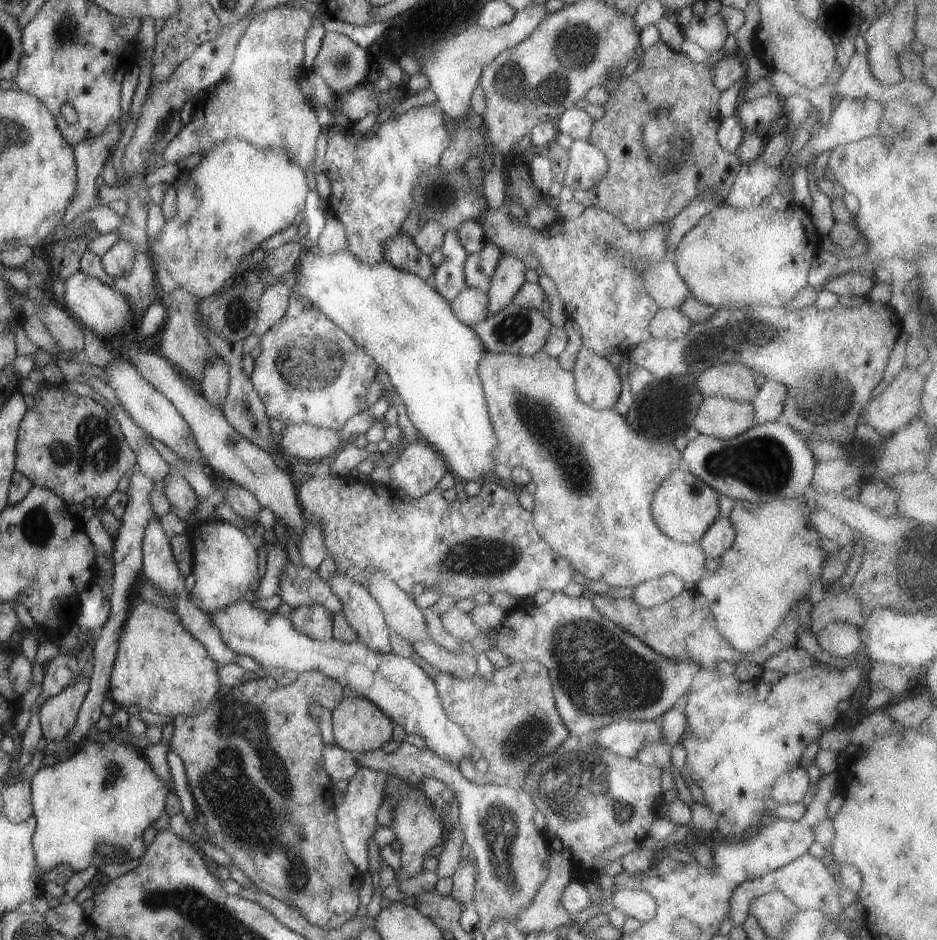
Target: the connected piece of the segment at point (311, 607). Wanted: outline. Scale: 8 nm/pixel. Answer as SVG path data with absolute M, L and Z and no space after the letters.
M320 604L299 605L291 608L287 620L306 637L328 641L332 638L332 614Z

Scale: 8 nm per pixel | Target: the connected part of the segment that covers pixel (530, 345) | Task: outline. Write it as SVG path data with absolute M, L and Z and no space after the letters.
M509 303L495 314L487 315L472 328L481 339L485 350L492 353L511 353L513 355L531 356L543 349L549 336L551 324L545 312L539 309L521 309Z

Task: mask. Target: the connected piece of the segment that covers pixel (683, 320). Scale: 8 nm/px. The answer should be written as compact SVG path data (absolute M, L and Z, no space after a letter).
M659 309L649 321L648 331L653 339L676 339L683 336L692 322L679 309Z

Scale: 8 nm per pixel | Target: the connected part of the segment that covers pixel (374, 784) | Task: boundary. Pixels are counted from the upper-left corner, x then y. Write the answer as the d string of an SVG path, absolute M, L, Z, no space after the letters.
M357 767L353 776L348 780L347 788L343 791L343 802L334 806L333 814L336 818L336 828L340 834L342 851L347 858L363 873L372 867L372 849L368 843L371 842L373 833L378 828L376 812L384 796L384 785L388 776L383 771Z

